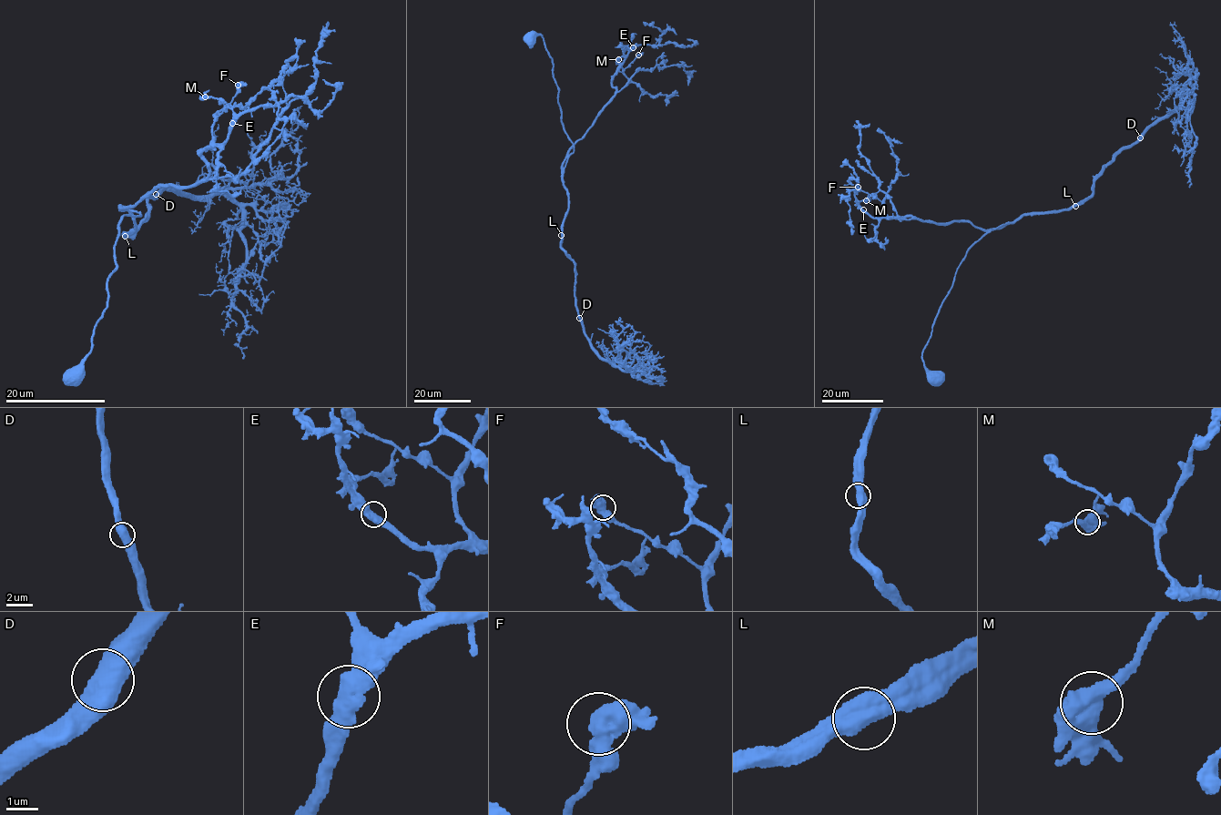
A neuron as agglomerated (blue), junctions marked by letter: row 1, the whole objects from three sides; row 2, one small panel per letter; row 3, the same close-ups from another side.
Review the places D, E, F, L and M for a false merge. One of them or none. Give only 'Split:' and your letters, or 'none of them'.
Split: none of them

